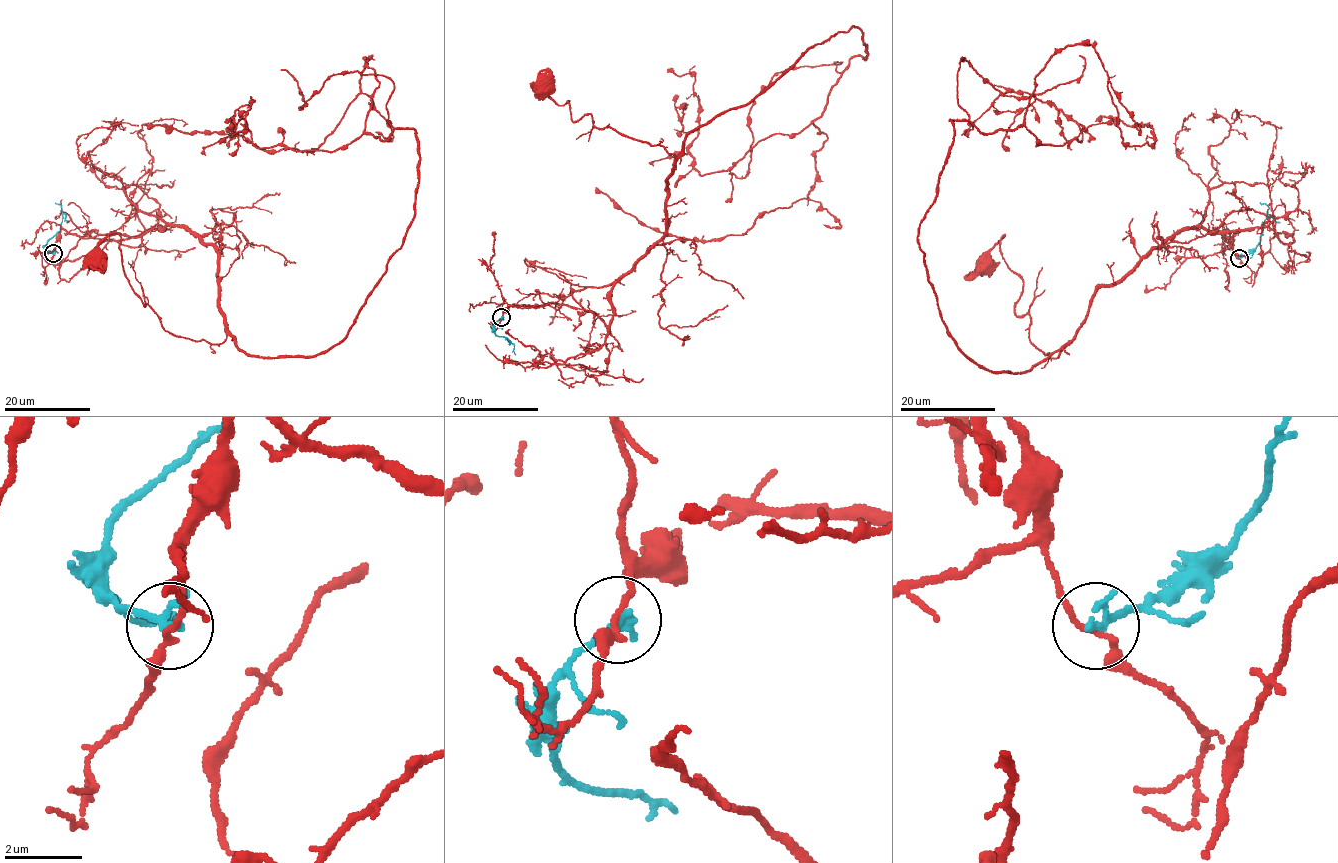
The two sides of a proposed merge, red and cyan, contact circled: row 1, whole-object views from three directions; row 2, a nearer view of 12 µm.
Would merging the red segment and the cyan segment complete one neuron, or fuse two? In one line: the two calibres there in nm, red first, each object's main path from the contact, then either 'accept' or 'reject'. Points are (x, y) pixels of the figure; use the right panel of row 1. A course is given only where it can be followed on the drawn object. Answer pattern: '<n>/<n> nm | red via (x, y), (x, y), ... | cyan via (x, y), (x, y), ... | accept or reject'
150/170 nm | red via (1238, 258), (1224, 237), (1247, 230), (1180, 229), (1097, 290), (1057, 357), (1014, 312), (1005, 236), (983, 263) | cyan via (1238, 258), (1255, 248), (1262, 232), (1268, 207), (1260, 202) | reject

